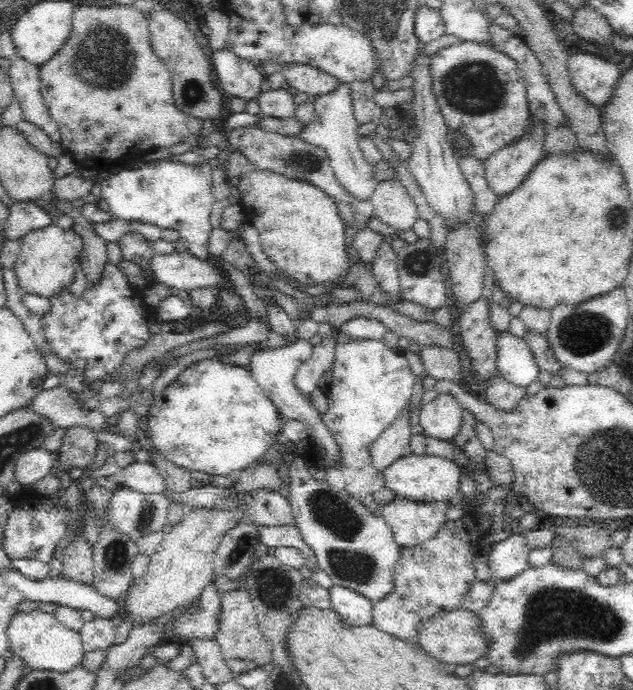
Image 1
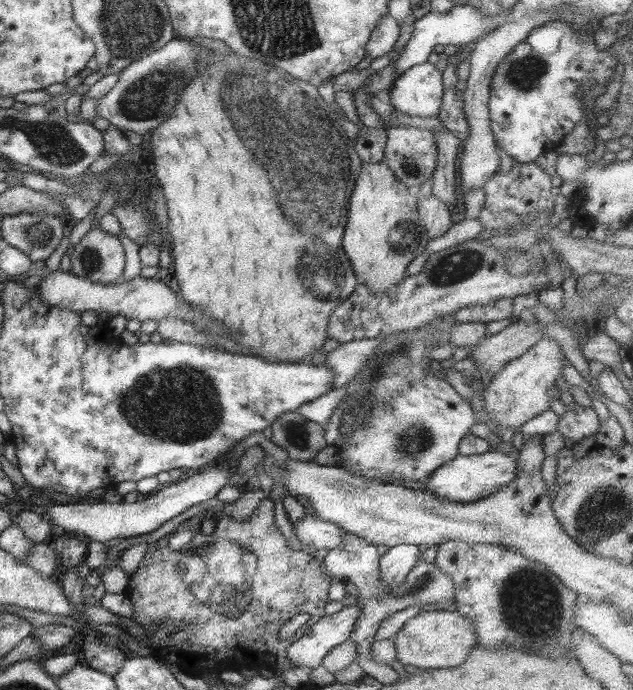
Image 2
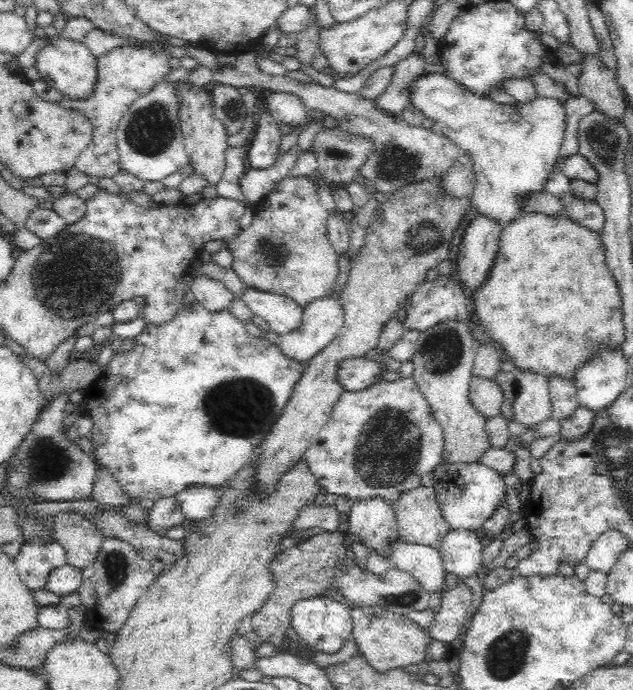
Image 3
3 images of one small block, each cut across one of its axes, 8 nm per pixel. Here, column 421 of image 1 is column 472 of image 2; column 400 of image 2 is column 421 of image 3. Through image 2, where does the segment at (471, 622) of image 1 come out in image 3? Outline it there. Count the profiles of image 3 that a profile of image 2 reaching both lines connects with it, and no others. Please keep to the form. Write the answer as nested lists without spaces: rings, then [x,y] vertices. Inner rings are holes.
[[[353,607],[351,617],[357,652],[374,670],[384,672],[426,662],[427,646],[434,640],[429,636],[428,630],[421,628],[417,622],[412,622],[407,615],[399,615],[380,607]]]

